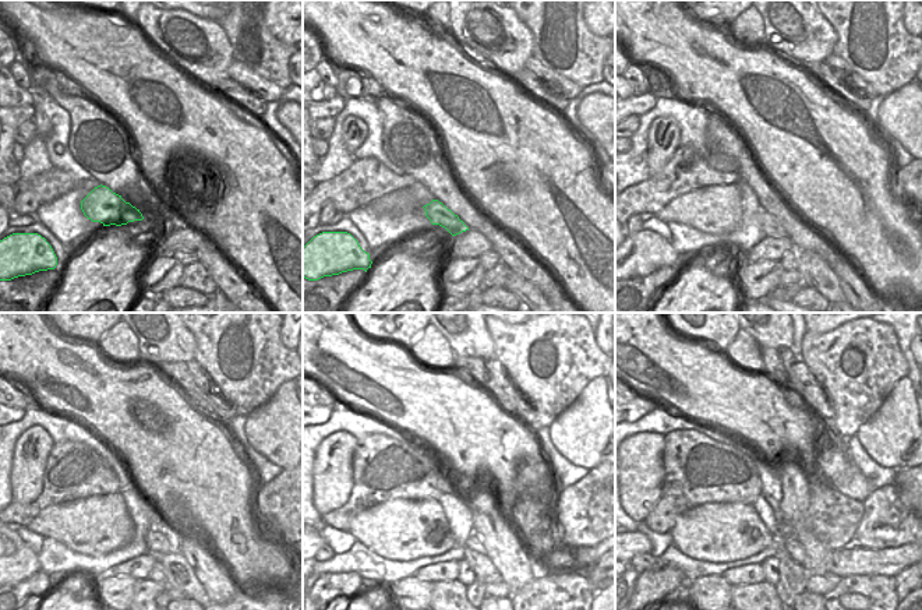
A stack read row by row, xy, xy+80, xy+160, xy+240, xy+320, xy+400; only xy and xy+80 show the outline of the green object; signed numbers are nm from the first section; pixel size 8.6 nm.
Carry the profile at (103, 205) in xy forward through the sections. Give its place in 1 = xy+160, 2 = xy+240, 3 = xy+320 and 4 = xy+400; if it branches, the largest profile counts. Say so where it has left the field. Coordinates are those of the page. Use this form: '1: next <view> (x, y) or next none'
1: next xy+160 (772, 228)
2: next xy+240 (159, 542)
3: next xy+320 (474, 543)
4: next xy+400 (795, 550)

